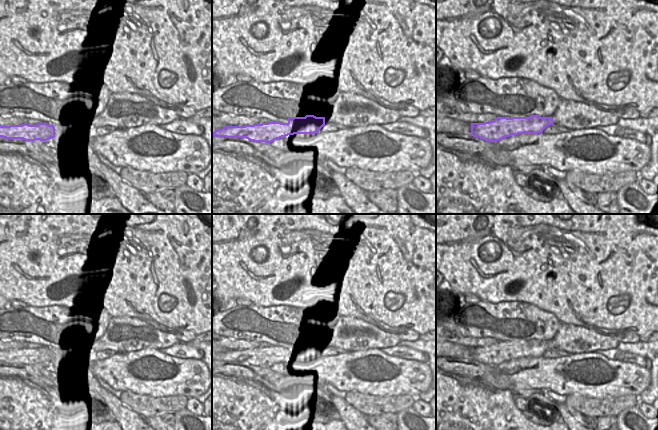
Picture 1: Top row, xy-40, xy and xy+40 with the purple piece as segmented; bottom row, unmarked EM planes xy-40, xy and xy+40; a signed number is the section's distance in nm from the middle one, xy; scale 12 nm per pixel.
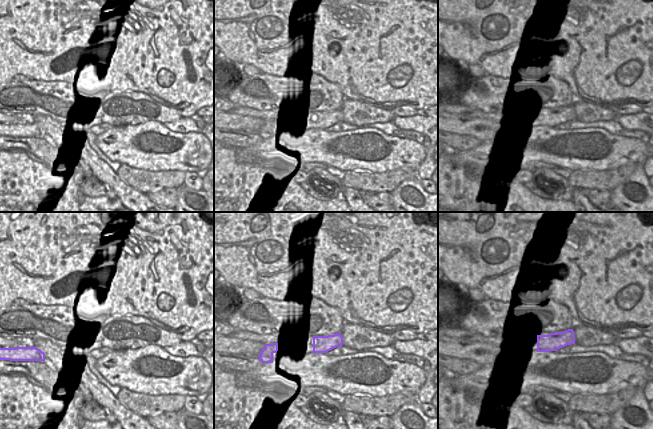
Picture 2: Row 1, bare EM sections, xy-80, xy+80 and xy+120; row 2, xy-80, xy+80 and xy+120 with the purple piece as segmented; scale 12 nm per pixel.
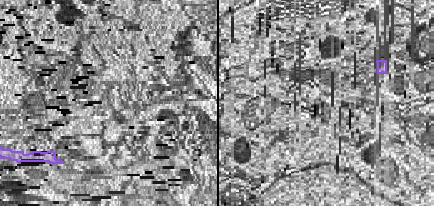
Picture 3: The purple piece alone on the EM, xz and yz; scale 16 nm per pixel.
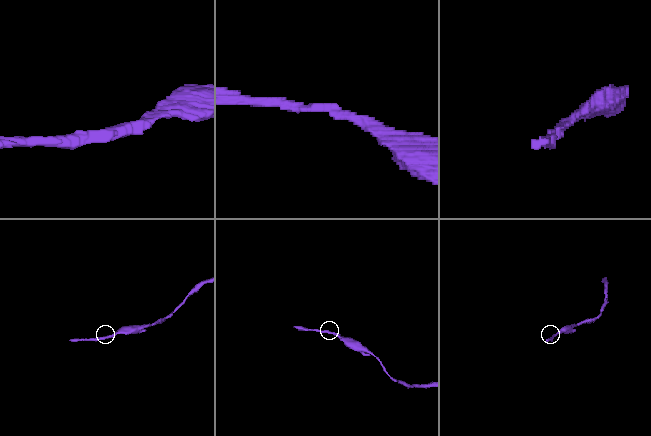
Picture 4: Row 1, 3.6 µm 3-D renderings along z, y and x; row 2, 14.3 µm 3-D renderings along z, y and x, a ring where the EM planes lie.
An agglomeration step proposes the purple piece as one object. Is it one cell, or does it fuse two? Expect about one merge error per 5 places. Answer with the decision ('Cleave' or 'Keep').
Keep

